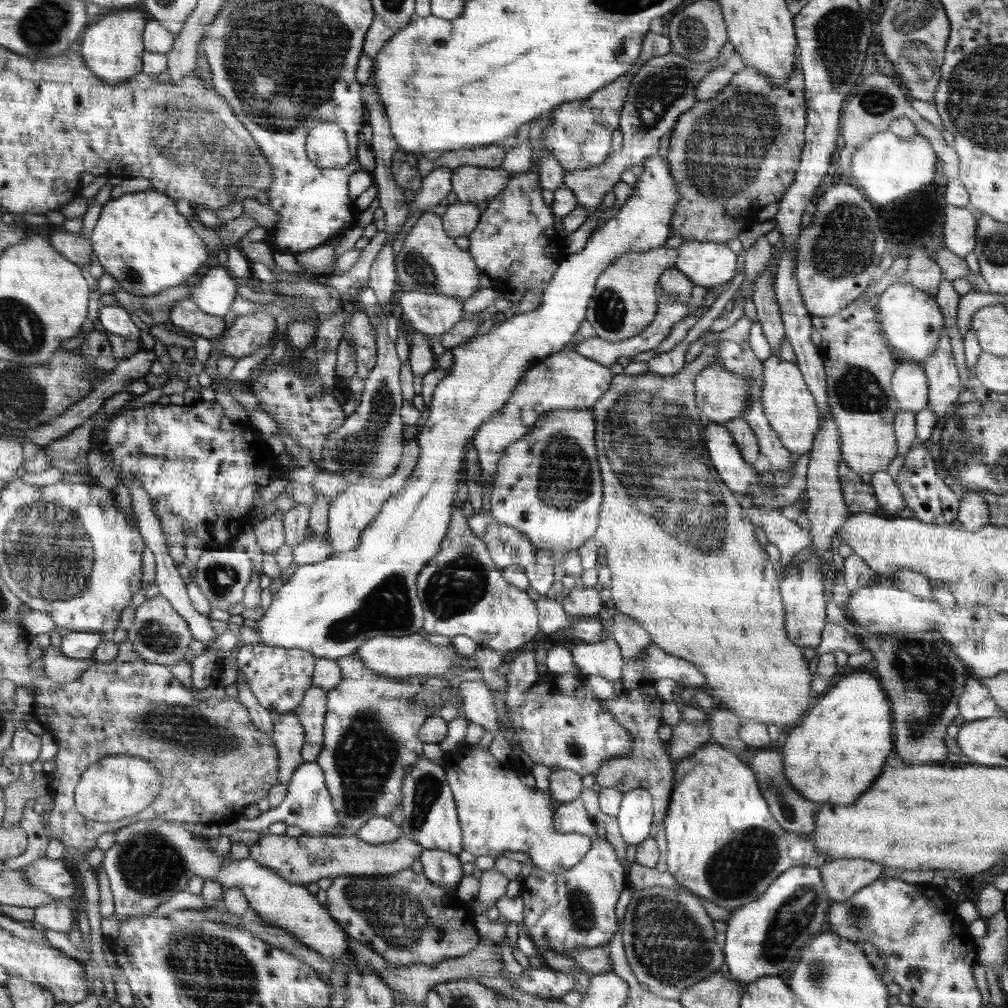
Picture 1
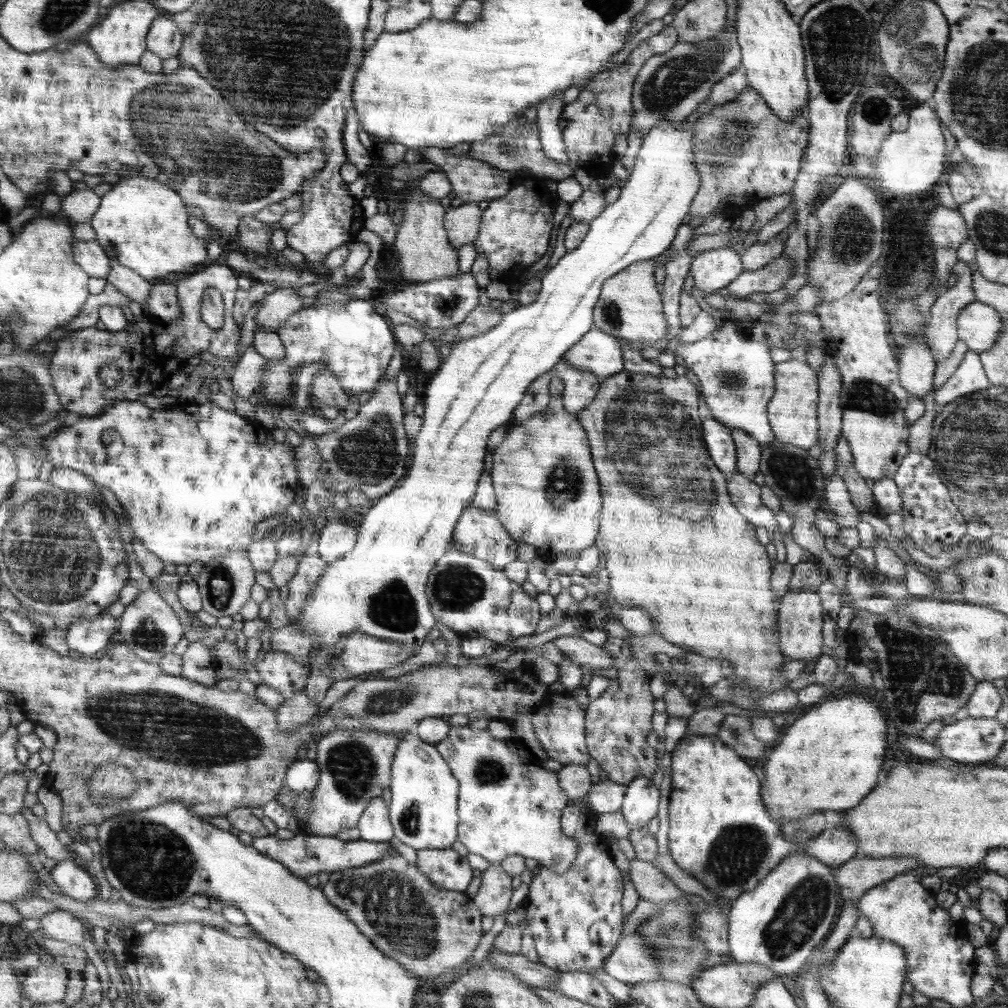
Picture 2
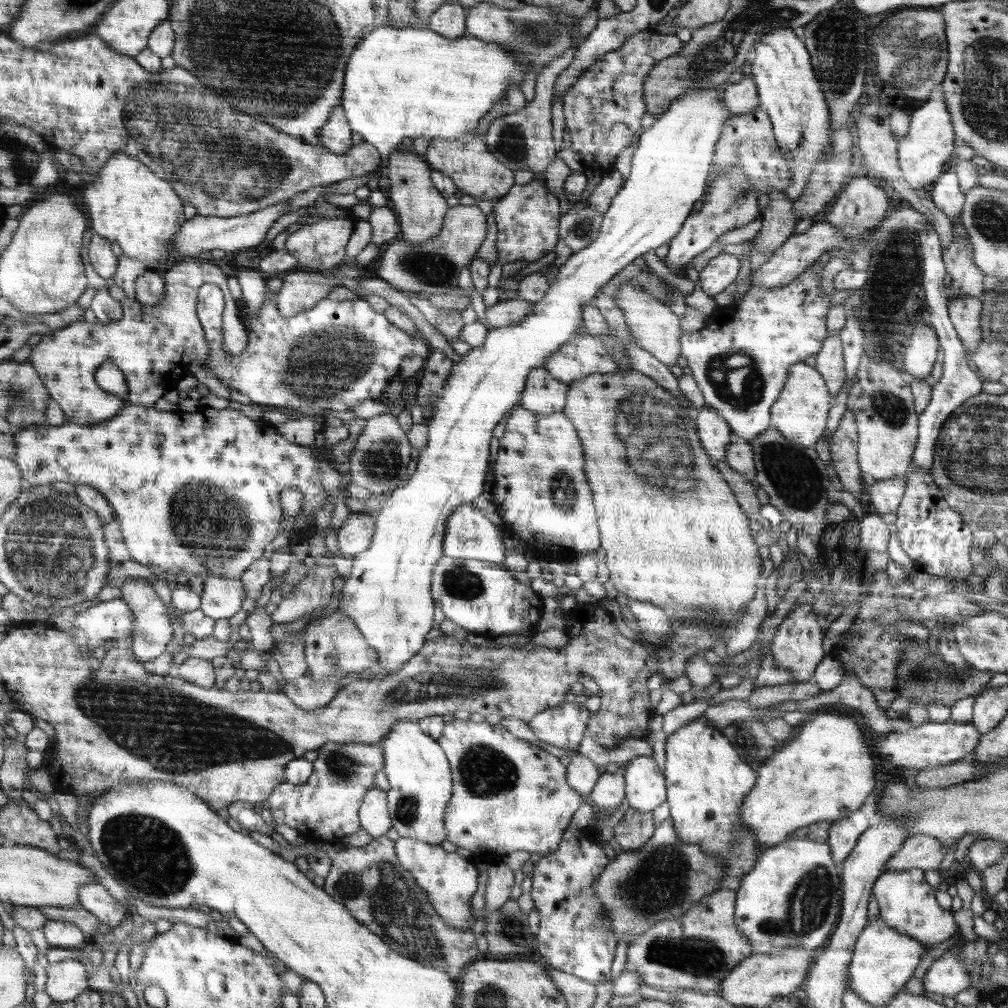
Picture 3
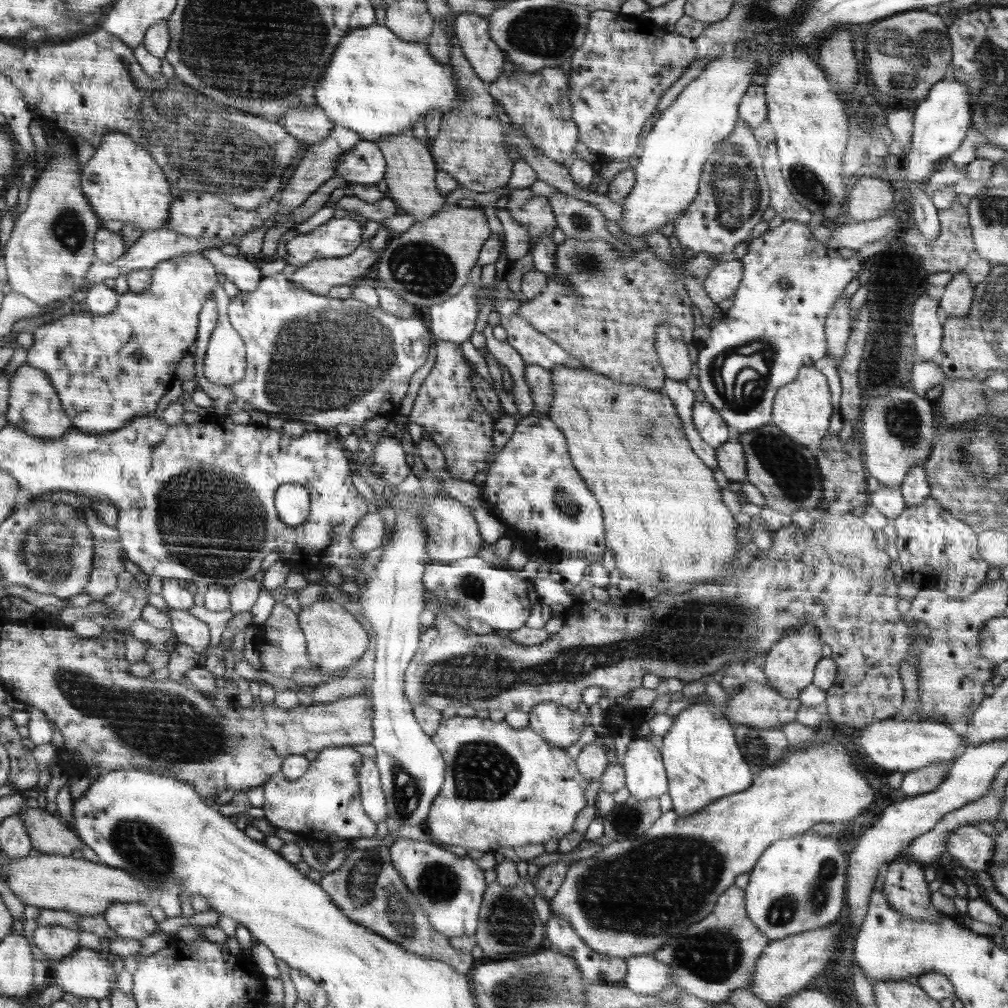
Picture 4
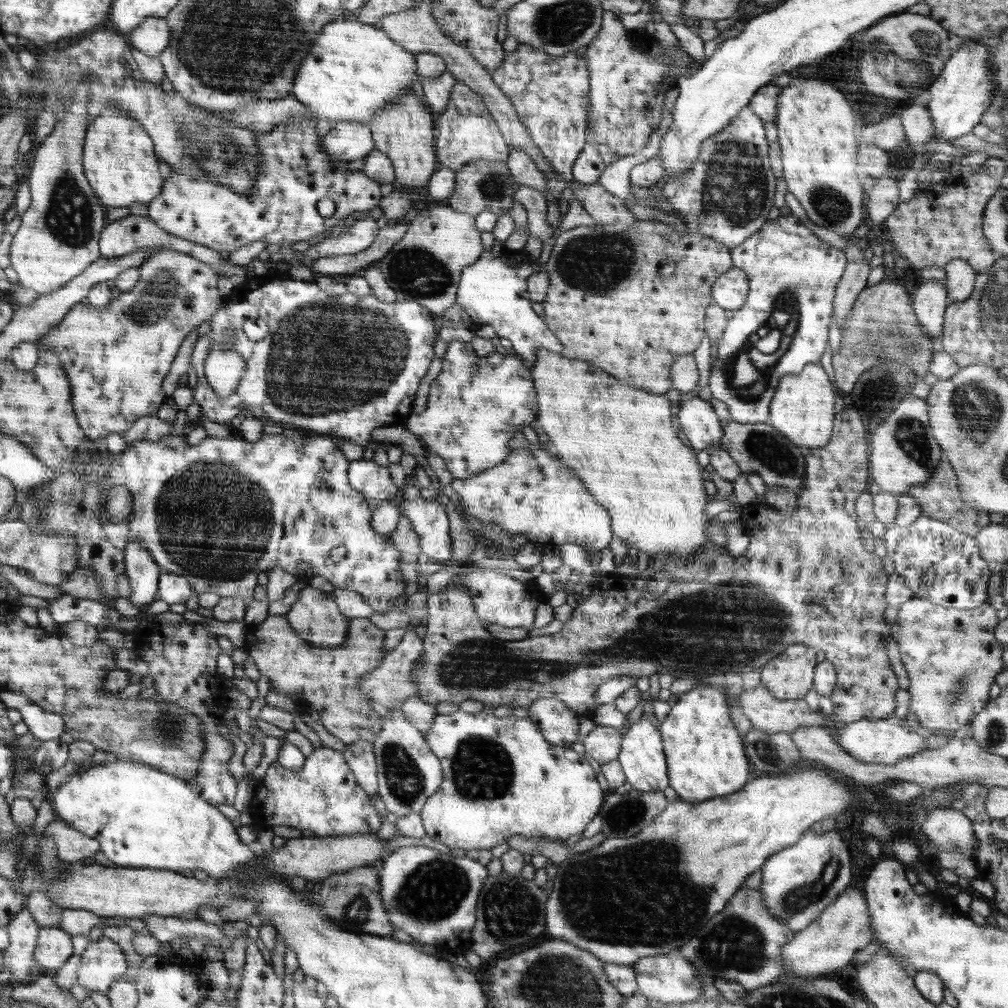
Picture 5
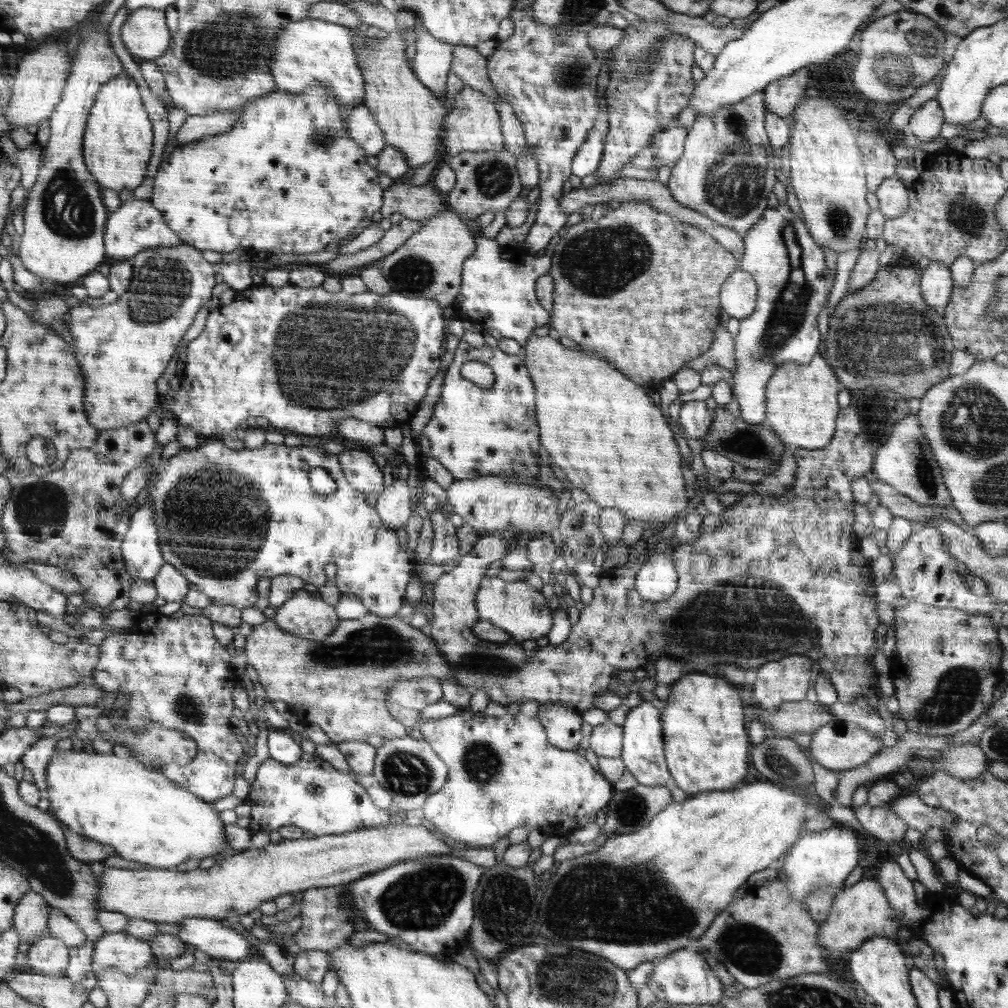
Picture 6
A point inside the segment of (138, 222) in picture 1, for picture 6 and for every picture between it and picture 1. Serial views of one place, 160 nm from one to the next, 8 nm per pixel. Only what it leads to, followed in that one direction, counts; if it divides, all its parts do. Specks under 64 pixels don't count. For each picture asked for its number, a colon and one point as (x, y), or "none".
2: (142, 224)
3: (129, 203)
4: (122, 183)
5: (119, 162)
6: (117, 143)

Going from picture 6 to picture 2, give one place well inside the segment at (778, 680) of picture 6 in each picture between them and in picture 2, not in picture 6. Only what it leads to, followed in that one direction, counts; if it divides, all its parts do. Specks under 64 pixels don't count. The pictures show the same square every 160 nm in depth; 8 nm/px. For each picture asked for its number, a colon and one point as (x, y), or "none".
2: (800, 622)
3: (796, 646)
4: (790, 663)
5: (788, 677)

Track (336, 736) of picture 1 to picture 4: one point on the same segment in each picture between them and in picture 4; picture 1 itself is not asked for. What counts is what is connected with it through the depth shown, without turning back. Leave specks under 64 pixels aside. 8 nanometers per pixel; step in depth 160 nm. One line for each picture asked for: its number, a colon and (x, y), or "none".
2: (355, 765)
3: (325, 807)
4: (325, 802)

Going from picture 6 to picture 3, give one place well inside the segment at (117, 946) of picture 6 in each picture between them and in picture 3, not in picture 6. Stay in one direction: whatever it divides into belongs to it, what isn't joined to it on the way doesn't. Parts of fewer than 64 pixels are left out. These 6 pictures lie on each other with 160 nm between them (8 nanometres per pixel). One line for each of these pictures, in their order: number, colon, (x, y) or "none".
3: (67, 979)
4: (86, 973)
5: (103, 962)

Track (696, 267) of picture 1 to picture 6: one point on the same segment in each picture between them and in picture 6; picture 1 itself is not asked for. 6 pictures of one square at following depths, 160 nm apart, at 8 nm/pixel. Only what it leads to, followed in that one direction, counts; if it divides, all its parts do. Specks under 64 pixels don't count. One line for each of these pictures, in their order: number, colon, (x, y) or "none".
2: (714, 269)
3: (722, 270)
4: (724, 280)
5: (731, 289)
6: (739, 295)

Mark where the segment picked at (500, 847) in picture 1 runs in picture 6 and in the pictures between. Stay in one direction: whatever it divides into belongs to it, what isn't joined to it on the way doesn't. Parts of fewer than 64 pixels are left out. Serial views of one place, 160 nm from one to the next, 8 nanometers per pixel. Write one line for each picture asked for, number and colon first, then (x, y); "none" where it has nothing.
2: (509, 804)
3: (508, 795)
4: (504, 786)
5: (501, 777)
6: (504, 773)

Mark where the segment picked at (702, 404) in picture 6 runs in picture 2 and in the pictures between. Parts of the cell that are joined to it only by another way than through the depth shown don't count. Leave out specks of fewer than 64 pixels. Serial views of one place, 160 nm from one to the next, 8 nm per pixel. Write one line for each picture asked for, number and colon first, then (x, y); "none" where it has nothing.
2: (720, 442)
3: (715, 432)
4: (711, 426)
5: (701, 427)

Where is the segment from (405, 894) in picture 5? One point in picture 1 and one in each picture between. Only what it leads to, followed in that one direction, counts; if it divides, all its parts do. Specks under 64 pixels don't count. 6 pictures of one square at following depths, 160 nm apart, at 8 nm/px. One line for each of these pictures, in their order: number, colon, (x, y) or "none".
1: (443, 868)
2: (447, 869)
3: (450, 880)
4: (449, 888)

